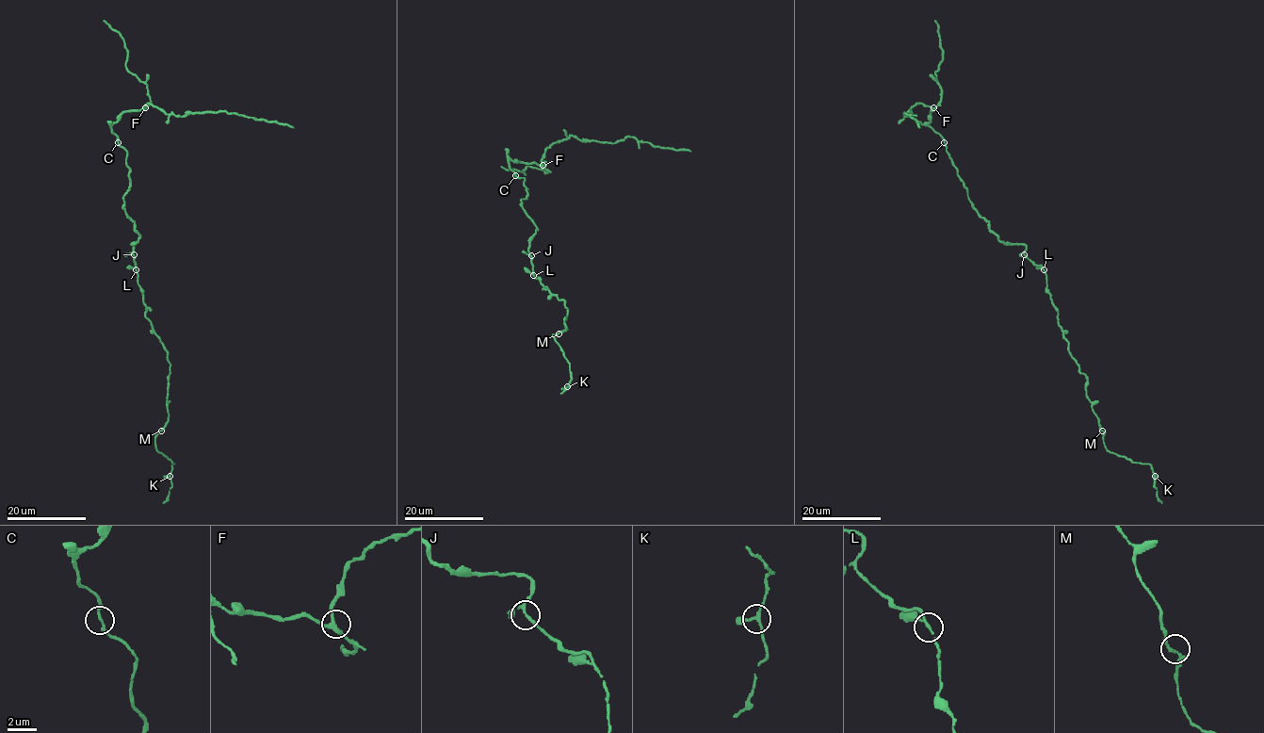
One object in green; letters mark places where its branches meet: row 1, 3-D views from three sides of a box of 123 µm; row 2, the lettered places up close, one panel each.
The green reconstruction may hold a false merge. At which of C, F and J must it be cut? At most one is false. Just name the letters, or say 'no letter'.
no letter

